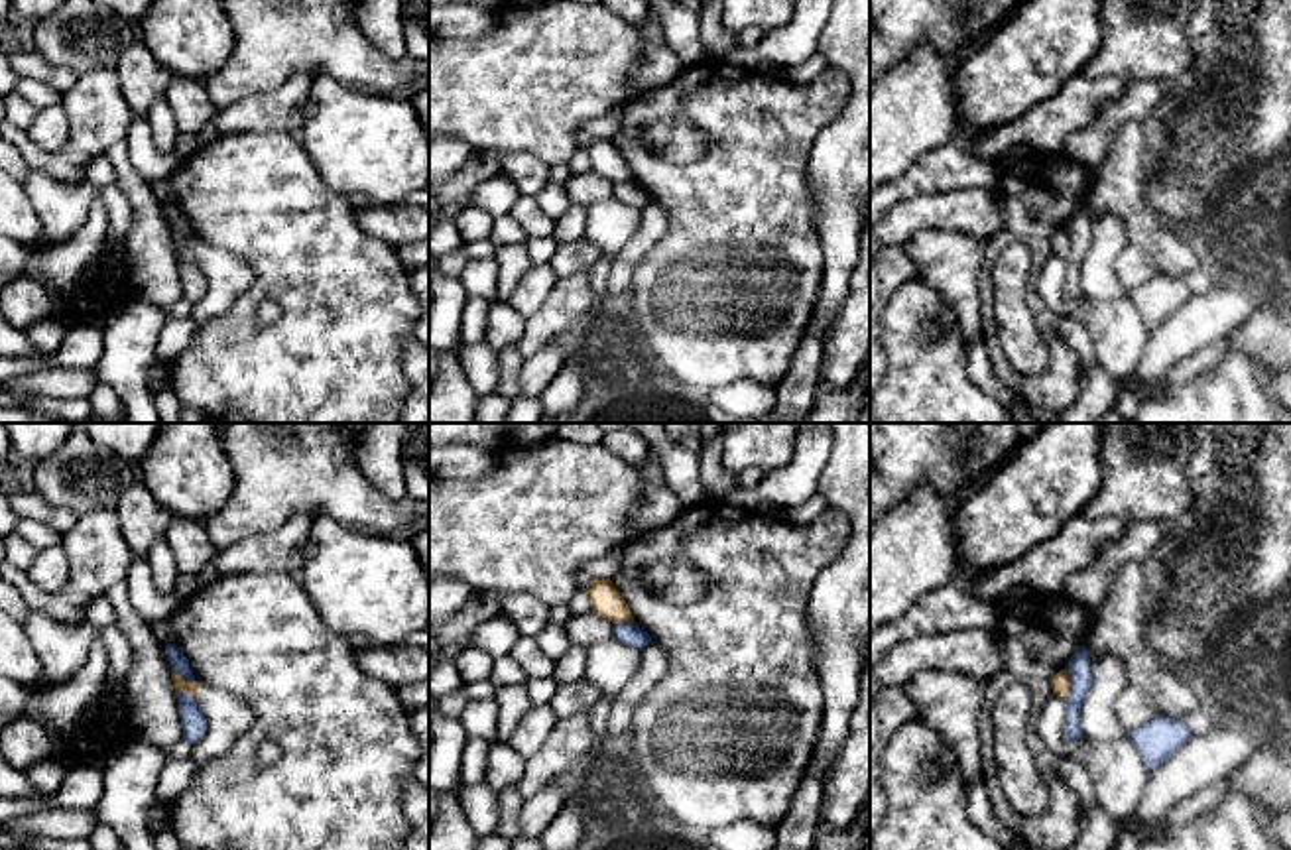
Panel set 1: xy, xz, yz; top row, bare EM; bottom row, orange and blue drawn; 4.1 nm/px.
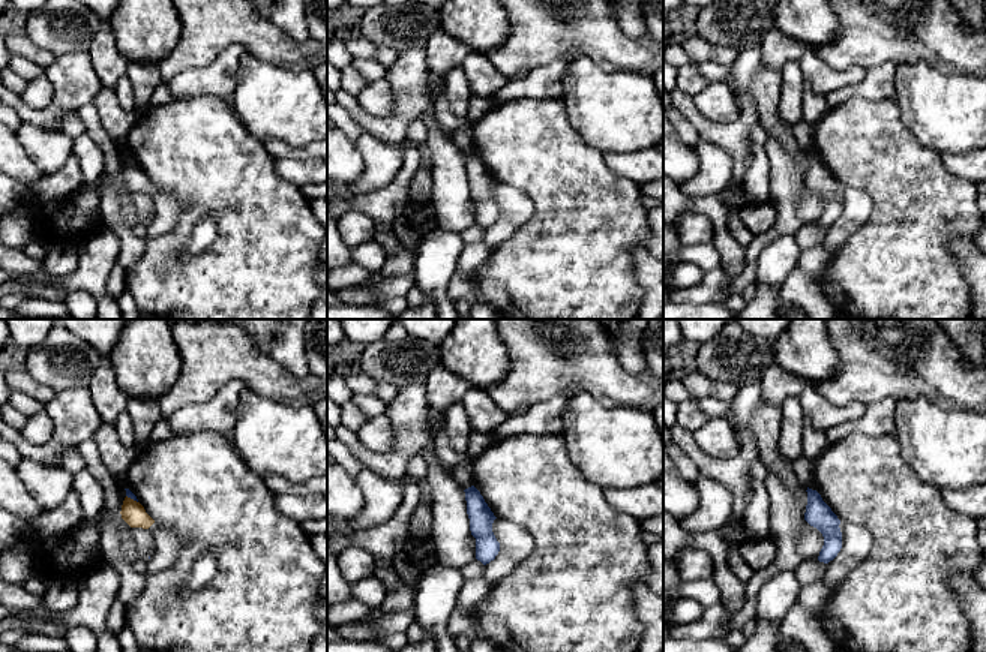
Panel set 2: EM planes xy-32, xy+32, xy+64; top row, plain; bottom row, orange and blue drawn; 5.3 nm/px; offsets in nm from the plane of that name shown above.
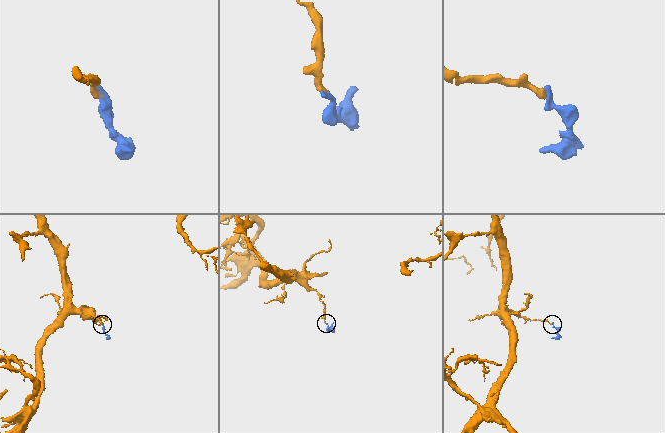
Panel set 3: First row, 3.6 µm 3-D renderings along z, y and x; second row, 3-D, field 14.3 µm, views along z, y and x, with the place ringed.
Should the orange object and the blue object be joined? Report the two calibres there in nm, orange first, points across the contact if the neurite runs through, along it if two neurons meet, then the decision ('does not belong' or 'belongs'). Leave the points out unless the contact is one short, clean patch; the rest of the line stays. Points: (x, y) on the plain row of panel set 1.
calibres 80 and 100 nm; border yz (1065, 229), (1069, 241), (1067, 258); does not belong

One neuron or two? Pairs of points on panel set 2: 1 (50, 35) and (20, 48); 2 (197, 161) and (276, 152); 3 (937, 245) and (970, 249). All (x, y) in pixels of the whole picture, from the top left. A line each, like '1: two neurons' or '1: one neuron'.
1: two neurons
2: two neurons
3: two neurons

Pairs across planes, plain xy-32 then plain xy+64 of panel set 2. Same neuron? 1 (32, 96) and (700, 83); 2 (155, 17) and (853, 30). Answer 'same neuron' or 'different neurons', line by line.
1: different neurons
2: different neurons

